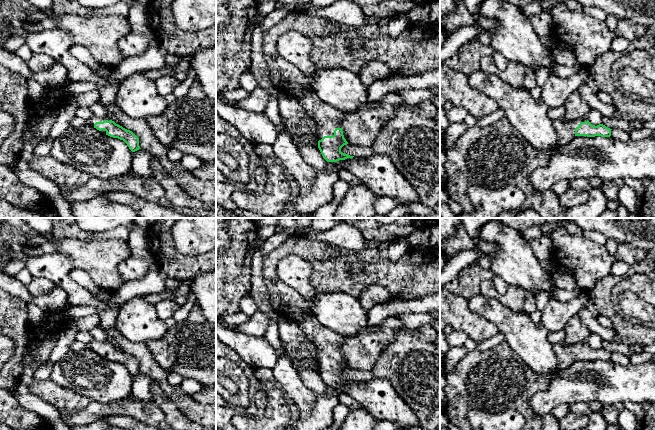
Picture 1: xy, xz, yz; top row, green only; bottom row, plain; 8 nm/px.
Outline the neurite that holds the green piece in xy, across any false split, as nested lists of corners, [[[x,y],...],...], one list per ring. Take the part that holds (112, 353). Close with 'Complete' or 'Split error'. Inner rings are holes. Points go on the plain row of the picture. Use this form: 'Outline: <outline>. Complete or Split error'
Outline: [[[93,340],[87,345],[87,348],[103,358],[123,364],[132,376],[140,373],[139,362],[132,355],[123,352],[109,342]]]. Split error

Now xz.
Outline: [[[308,317],[305,321],[297,321],[300,331],[309,339],[315,347],[318,372],[327,386],[337,386],[347,382],[353,382],[341,376],[341,372],[348,366],[344,362],[341,346],[345,337],[324,325],[316,318]]]. Split error

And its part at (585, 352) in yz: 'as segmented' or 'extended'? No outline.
extended

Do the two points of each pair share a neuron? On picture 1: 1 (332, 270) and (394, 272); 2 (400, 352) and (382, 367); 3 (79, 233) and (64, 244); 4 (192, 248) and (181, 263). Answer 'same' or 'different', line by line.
1: same
2: same
3: different
4: different

